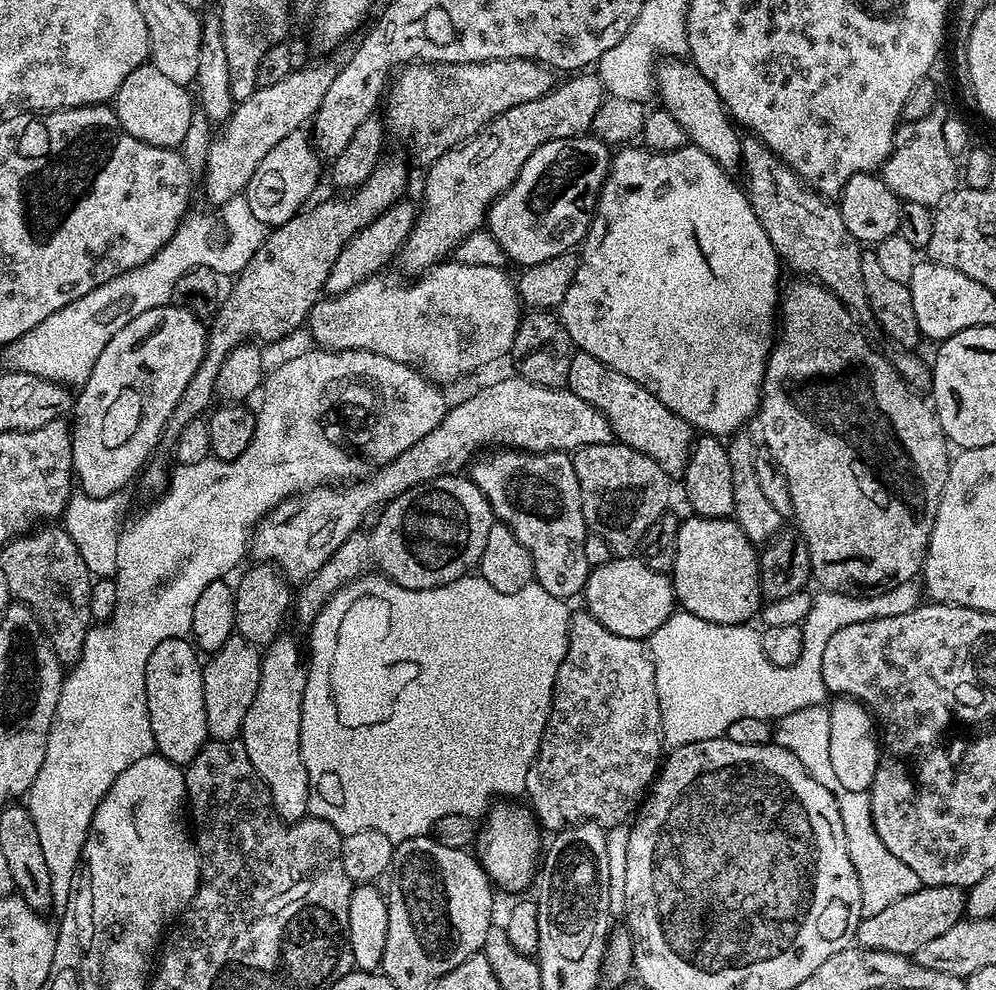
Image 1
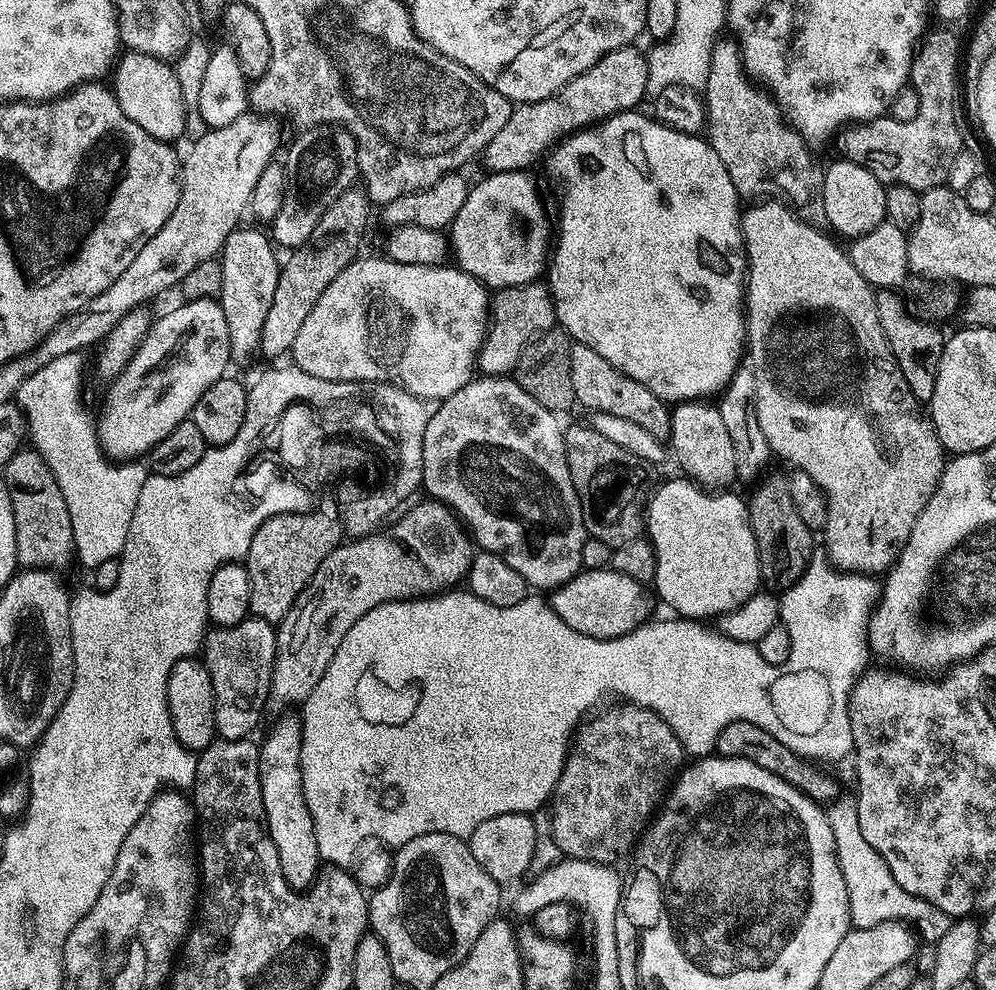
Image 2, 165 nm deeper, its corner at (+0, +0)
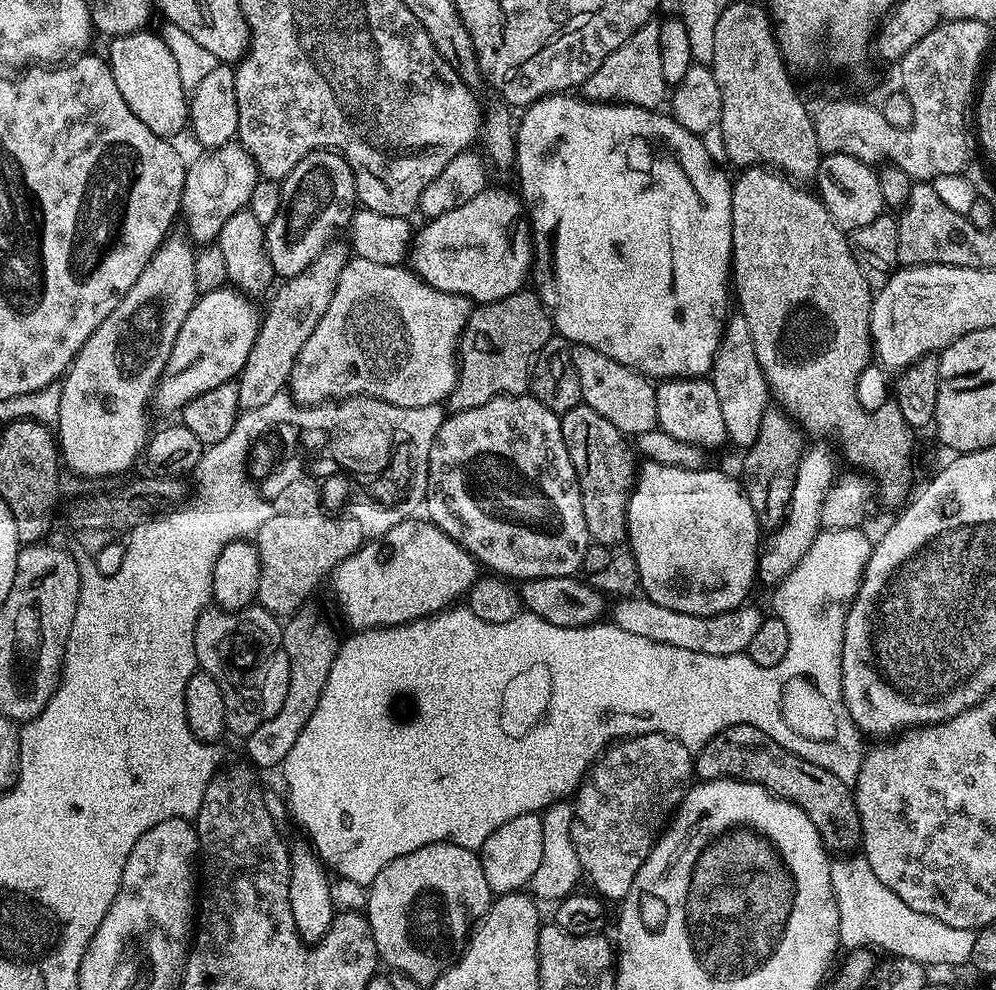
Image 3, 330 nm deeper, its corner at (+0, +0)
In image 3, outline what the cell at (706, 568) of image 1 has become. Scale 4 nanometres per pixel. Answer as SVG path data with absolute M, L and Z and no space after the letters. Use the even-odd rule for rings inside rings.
M644 462L639 465L632 485L632 497L628 499L628 538L627 547L632 553L634 562L638 566L640 575L640 588L648 599L658 602L658 606L666 606L670 610L678 610L682 614L694 614L695 616L713 616L729 612L741 607L752 588L756 584L758 549L762 544L762 525L760 519L754 514L754 506L750 506L748 495L745 494L739 479L731 480L724 472L710 472L710 470L694 471L678 469L674 465L660 465Z

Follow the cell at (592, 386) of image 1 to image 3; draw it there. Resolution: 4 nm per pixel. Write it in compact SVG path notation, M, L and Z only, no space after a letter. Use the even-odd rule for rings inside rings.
M572 344L574 370L578 370L578 386L582 386L581 401L588 404L606 422L614 422L618 430L629 438L637 438L658 428L656 422L656 390L653 381L635 368L622 366L606 354L598 354L594 346Z

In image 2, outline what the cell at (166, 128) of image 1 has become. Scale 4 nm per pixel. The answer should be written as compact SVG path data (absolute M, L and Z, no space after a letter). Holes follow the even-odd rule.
M128 50L117 59L114 65L115 76L116 101L130 122L138 122L146 134L165 142L176 142L179 136L185 135L186 114L182 102L182 86L178 86L176 69L169 61Z

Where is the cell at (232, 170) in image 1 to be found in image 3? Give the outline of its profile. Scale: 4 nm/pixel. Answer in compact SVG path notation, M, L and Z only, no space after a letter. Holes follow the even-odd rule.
M236 142L211 149L193 164L191 161L184 173L184 193L180 199L186 216L188 212L187 231L191 239L200 246L213 243L222 226L226 226L230 214L247 209L257 179L256 164L248 151Z

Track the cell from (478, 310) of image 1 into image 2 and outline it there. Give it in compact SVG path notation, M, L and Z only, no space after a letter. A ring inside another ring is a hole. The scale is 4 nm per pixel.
M357 258L322 290L322 294L308 314L306 320L302 322L302 327L298 329L298 338L294 338L290 349L291 363L297 368L306 370L306 374L314 374L314 378L323 380L359 380L361 382L396 382L399 381L403 387L407 388L410 394L429 402L439 402L450 398L462 386L466 386L474 378L474 373L478 368L478 357L480 347L484 341L485 334L488 333L490 323L490 292L480 281L468 272L463 272L459 266L406 266L402 262L394 262L387 258L381 260L363 260Z

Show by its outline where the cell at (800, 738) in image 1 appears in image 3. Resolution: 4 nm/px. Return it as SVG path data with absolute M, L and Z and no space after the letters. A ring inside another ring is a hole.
M850 858L832 860L832 889L838 906L840 943L845 949L881 948L888 956L914 958L914 962L925 966L967 965L971 961L976 941L973 929L946 926L946 922L938 922L938 918L930 918L930 914L910 910L910 906L906 906L890 886L882 886L882 882L878 882L878 874L870 870L867 860L846 859Z

